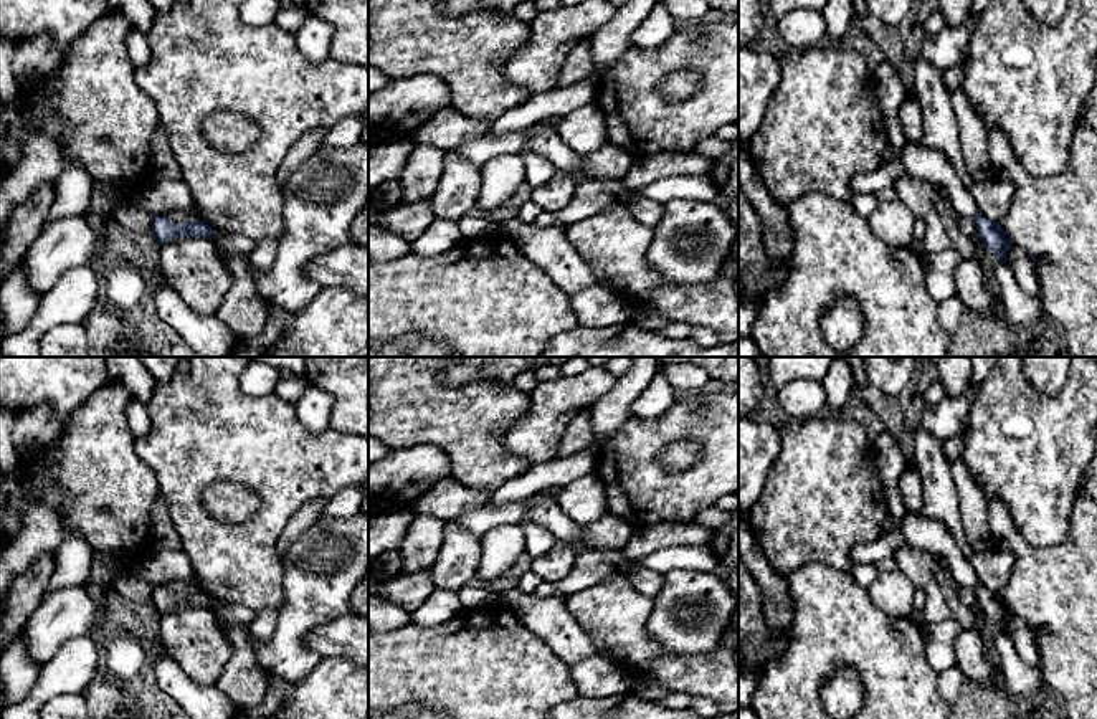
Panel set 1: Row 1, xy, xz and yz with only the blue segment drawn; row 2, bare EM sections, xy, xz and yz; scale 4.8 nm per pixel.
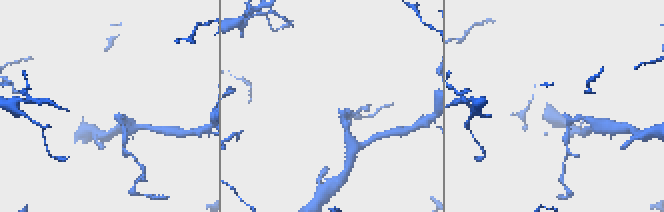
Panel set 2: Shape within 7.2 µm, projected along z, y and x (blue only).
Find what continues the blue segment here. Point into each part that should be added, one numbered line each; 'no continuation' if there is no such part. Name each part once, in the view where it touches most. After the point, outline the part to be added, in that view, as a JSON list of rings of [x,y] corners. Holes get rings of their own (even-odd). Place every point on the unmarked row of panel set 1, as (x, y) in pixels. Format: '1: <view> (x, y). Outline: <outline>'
1: yz (926, 534). Outline: [[[905,512],[900,519],[900,531],[909,545],[945,559],[958,583],[971,585],[976,580],[975,572],[965,560],[952,531],[945,524],[920,517],[915,512]]]

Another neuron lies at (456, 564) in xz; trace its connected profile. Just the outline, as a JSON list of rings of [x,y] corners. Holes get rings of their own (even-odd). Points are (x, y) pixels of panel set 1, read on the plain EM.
[[[451,521],[444,527],[444,544],[430,569],[435,590],[459,592],[477,574],[481,539]]]

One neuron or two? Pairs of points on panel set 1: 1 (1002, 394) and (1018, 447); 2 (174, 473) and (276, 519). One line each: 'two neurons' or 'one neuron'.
1: one neuron
2: one neuron

